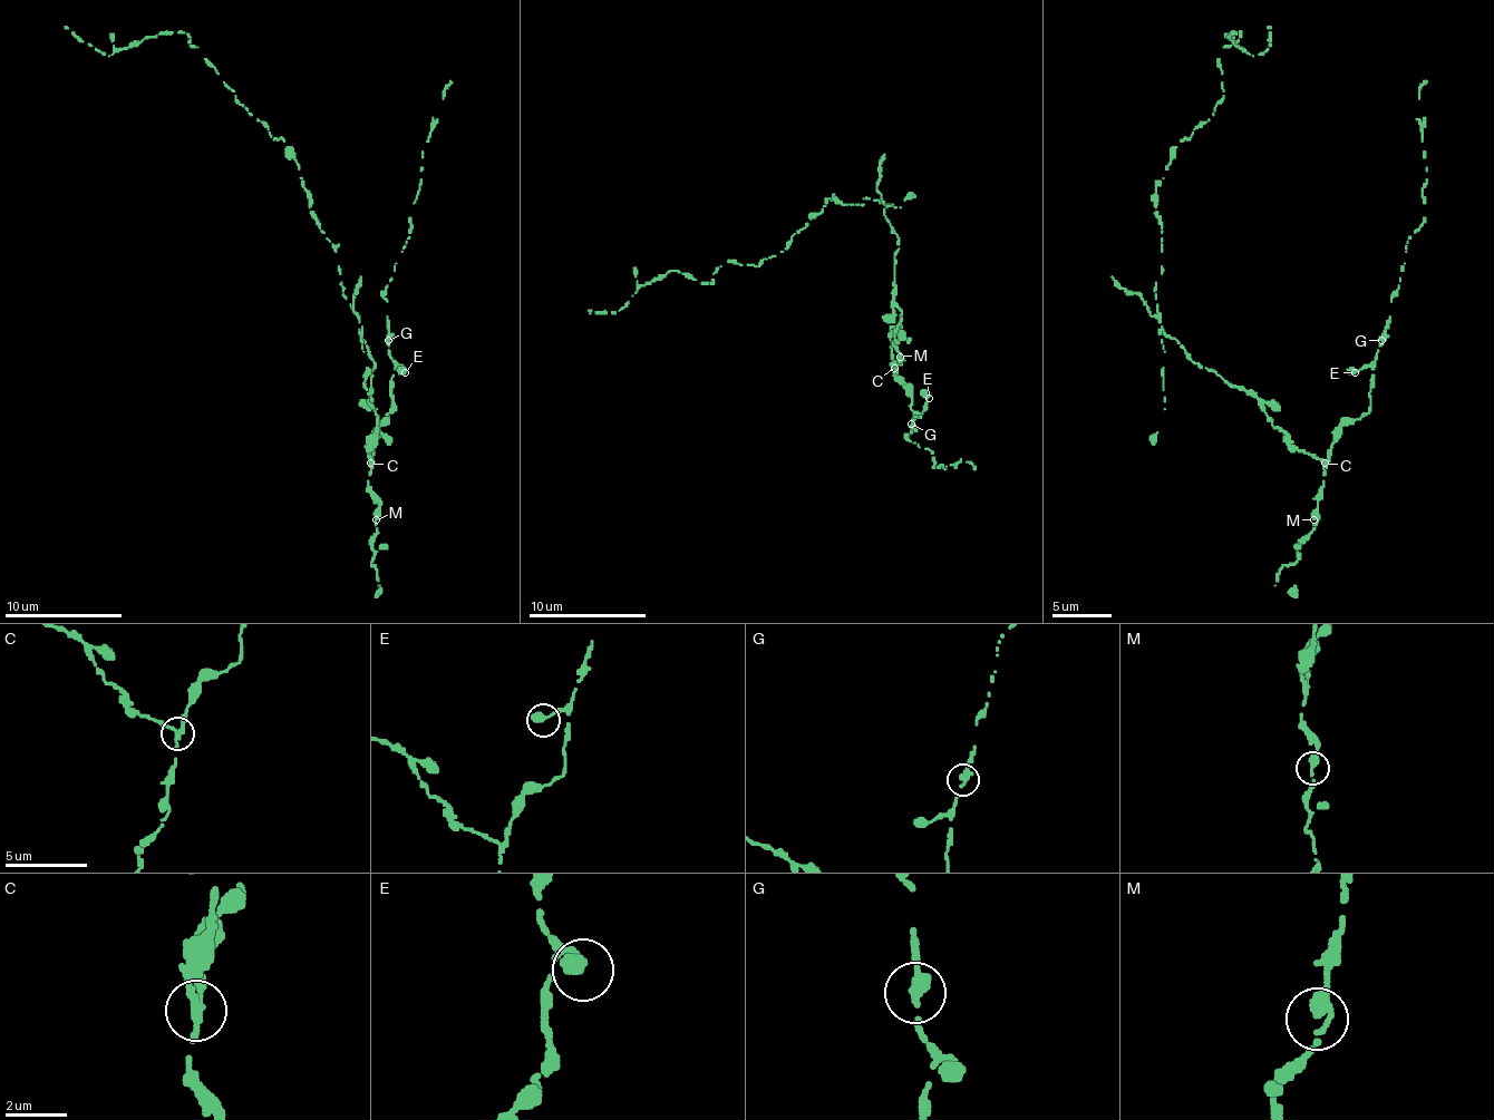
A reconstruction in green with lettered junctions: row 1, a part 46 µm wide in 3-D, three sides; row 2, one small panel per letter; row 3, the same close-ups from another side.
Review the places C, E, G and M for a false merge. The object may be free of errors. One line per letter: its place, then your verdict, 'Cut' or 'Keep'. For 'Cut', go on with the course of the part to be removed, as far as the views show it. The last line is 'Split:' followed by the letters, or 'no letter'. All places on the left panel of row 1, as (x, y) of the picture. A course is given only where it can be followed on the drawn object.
C: Place: (370, 463). Cut. Course of the part to remove: (370, 464), (376, 363), (293, 152), (185, 31), (103, 55), (64, 26)
E: Place: (405, 372). Keep
G: Place: (388, 340). Keep
M: Place: (376, 519). Keep
Split: C

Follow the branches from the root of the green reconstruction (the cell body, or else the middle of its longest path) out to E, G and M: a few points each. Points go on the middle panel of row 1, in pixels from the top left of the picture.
E: (893, 233), (900, 239), (893, 301), (902, 312), (891, 339), (893, 375), (917, 416), (929, 398)
G: (893, 233), (900, 239), (893, 301), (902, 315), (891, 339), (891, 357), (917, 416), (911, 424)
M: (893, 233), (900, 239), (893, 301), (902, 315), (891, 339), (891, 366), (900, 357)

